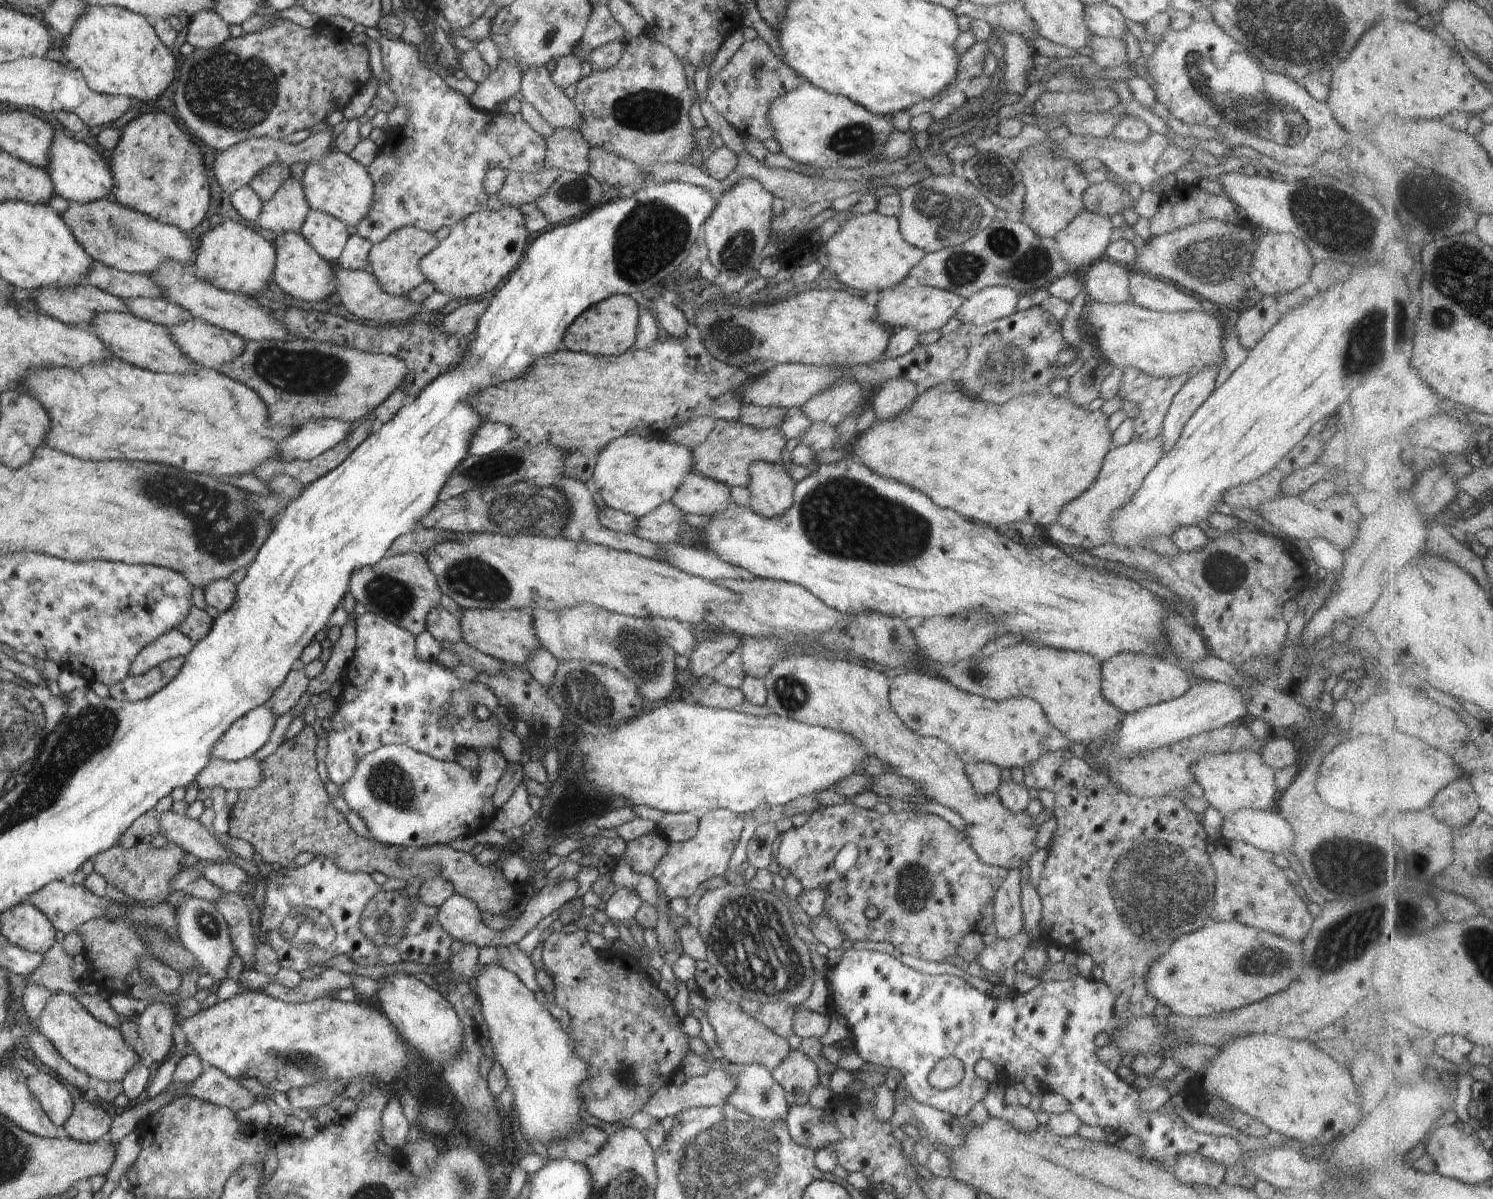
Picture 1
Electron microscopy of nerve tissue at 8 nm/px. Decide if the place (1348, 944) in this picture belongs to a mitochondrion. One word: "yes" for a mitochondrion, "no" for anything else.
yes

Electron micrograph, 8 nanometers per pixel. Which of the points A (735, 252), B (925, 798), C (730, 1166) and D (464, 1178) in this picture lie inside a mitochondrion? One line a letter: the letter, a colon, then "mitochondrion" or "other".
A: mitochondrion
B: other
C: mitochondrion
D: mitochondrion

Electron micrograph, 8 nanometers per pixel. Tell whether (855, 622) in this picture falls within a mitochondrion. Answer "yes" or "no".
no

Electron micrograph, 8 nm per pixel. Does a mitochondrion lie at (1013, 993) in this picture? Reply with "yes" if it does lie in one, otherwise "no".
no

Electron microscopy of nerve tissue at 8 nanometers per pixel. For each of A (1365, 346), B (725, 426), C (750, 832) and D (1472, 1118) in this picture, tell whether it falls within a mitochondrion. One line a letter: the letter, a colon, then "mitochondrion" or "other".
A: mitochondrion
B: other
C: other
D: other

